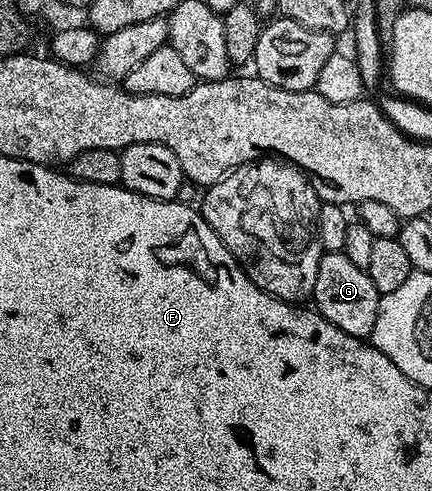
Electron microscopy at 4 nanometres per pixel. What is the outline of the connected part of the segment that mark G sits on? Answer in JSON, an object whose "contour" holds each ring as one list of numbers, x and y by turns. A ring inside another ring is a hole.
{"contour":[[322,253,319,272,315,272,315,288,311,299,318,314,322,314,335,328,356,338,368,339,375,328,375,316,379,312,381,293,371,284,368,270,355,268,351,260,340,254]]}

